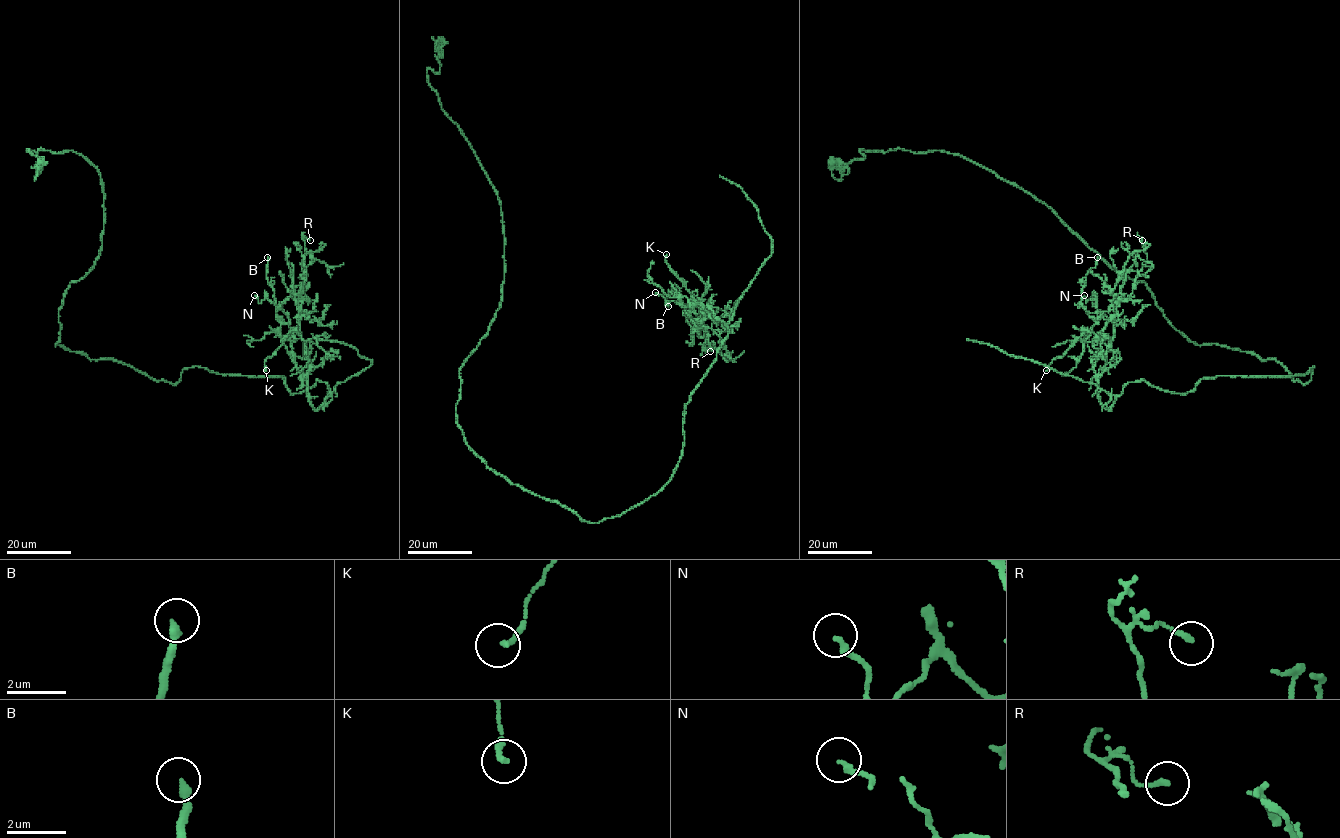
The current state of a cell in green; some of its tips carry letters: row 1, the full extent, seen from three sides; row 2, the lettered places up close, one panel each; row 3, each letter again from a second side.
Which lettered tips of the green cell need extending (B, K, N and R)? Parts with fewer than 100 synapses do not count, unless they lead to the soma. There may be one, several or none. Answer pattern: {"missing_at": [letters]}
{"missing_at": []}

